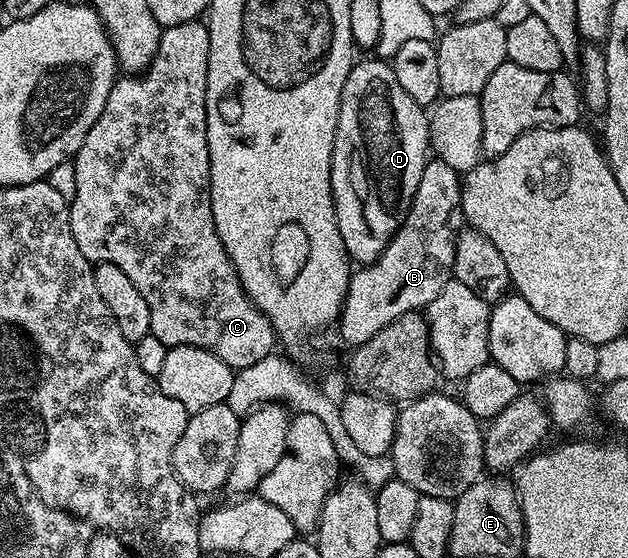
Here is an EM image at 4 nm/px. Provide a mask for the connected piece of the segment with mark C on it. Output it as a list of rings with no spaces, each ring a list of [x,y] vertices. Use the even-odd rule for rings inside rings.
[[[197,20],[186,24],[165,26],[160,32],[160,43],[154,60],[144,69],[144,73],[135,76],[117,77],[116,83],[110,88],[110,96],[106,96],[106,108],[102,108],[102,116],[94,120],[94,128],[86,132],[86,140],[75,154],[76,195],[70,200],[68,215],[70,216],[70,232],[74,232],[74,240],[82,256],[93,264],[105,262],[114,264],[126,272],[126,277],[132,281],[134,288],[142,292],[146,305],[150,307],[151,334],[158,336],[162,344],[169,348],[174,346],[193,346],[206,348],[218,356],[218,360],[226,360],[226,364],[238,371],[250,368],[250,364],[258,364],[258,360],[277,349],[278,339],[276,329],[270,320],[248,299],[242,284],[236,275],[234,264],[214,228],[214,212],[210,204],[210,152],[206,140],[206,80],[208,79],[208,53],[210,52],[210,36],[207,25]]]

